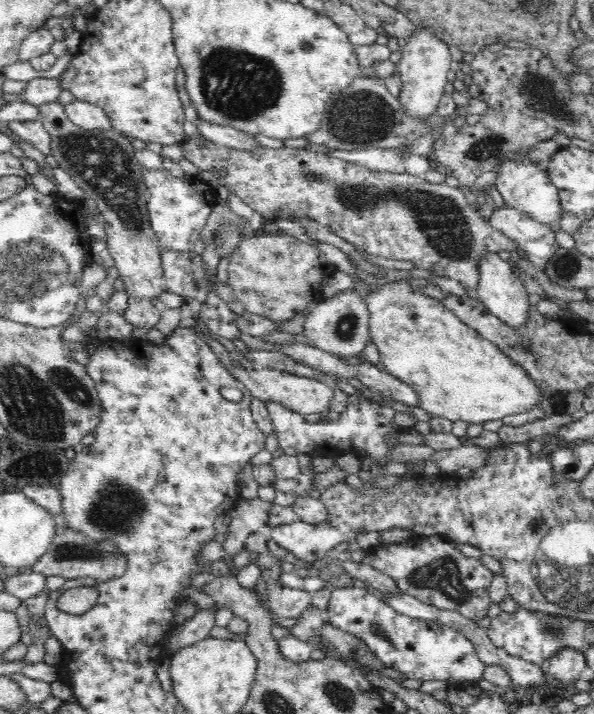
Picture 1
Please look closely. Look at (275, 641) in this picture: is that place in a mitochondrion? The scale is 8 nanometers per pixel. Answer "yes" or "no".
no

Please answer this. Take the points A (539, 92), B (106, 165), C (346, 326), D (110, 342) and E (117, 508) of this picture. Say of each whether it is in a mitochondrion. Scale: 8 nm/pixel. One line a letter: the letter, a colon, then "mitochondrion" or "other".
A: mitochondrion
B: mitochondrion
C: mitochondrion
D: other
E: mitochondrion

